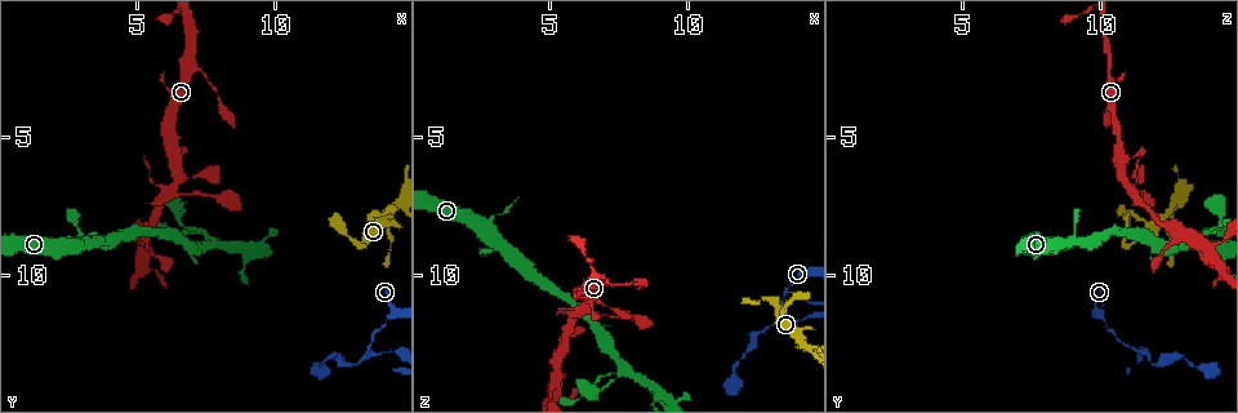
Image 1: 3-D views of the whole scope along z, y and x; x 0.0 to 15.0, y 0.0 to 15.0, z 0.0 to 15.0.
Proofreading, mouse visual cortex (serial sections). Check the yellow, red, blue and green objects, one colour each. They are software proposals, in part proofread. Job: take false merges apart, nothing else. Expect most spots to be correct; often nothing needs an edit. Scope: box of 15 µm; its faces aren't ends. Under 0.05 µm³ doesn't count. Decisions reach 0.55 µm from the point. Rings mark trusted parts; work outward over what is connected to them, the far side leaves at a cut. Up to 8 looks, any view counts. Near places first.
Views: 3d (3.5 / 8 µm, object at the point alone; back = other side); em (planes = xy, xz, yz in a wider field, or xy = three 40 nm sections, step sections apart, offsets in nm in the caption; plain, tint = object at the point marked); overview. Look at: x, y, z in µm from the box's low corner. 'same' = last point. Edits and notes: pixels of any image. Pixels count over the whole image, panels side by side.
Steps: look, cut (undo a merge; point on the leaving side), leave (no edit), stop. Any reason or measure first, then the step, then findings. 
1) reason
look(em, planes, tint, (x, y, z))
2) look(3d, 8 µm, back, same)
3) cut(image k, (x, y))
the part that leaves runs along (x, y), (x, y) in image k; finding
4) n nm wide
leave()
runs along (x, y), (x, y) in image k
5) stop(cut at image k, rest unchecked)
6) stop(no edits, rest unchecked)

sudden change in width
look(3d, 8 µm, (5.3, 9.2, 13.8))

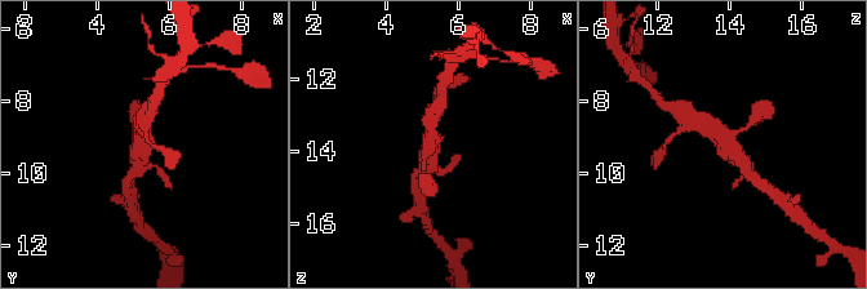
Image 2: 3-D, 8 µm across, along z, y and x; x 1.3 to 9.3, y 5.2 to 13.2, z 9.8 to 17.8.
3 arms; arms of 150, 400, 450 nm; shape alone is not enough
look(em, xy, step 5, tint, (5.2, 9.0, 13.9))

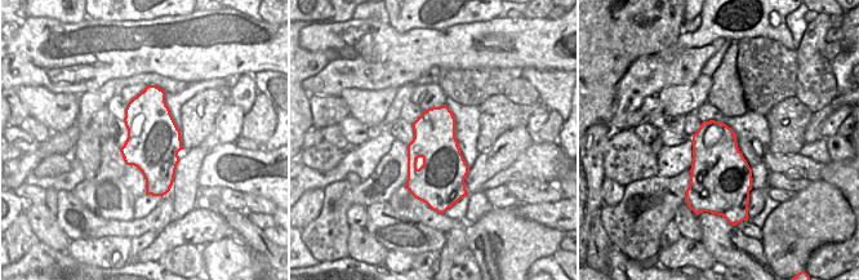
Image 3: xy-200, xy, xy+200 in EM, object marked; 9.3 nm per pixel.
leave()
runs along (696, 118), (719, 133), (746, 169) in image 2; all the same cell

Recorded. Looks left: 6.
two arms at a narrow angle
look(em, xy, step 2, tint, (7.8, 8.8, 13.4))

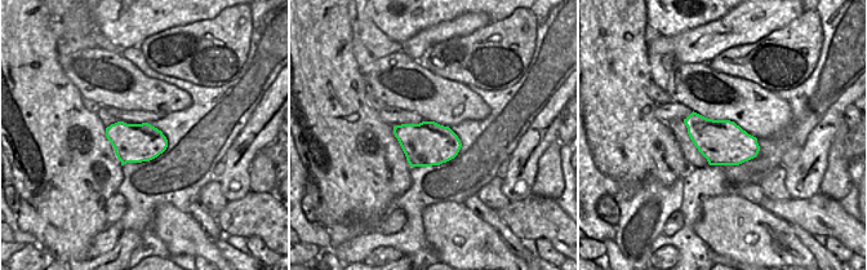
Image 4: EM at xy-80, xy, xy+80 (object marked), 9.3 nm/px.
see where the arms go
look(3d, 3.5 µm, same)

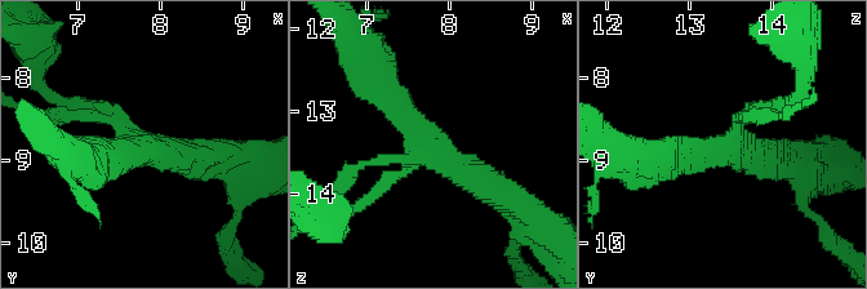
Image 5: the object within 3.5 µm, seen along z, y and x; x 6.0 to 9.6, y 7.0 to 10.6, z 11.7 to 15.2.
arms of 100, 150, 350, 350 nm
leave()
runs along (373, 76), (425, 139), (501, 195) in image 5; all the same cell

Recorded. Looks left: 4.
a narrow waist
look(3d, 8 µm, (7.0, 6.5, 11.1))

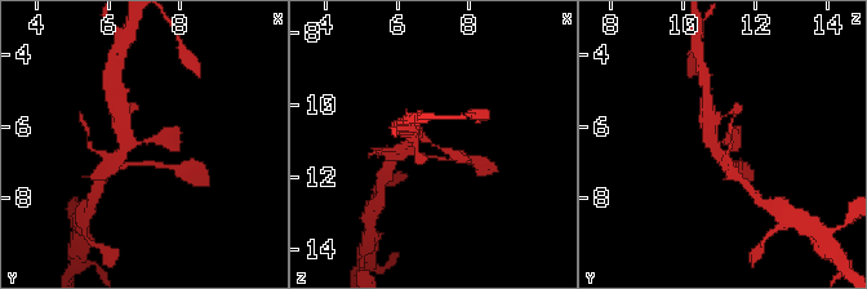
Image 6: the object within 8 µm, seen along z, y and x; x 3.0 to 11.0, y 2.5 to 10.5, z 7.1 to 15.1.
closer look
look(3d, 3.5 µm, (7.0, 6.5, 11.2))

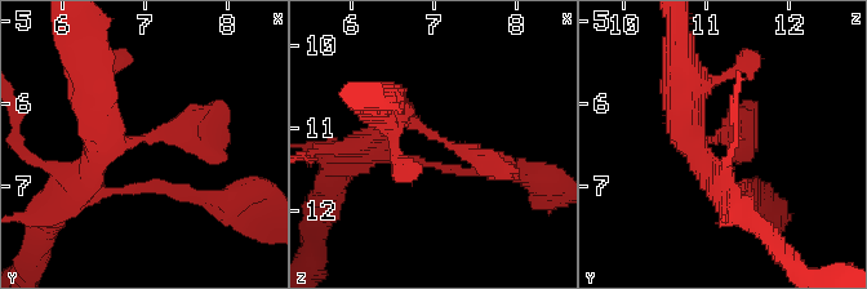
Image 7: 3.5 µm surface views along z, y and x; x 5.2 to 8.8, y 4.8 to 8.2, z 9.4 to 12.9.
now the EM
look(em, planes, tint, (7.05, 6.45, 11.10))

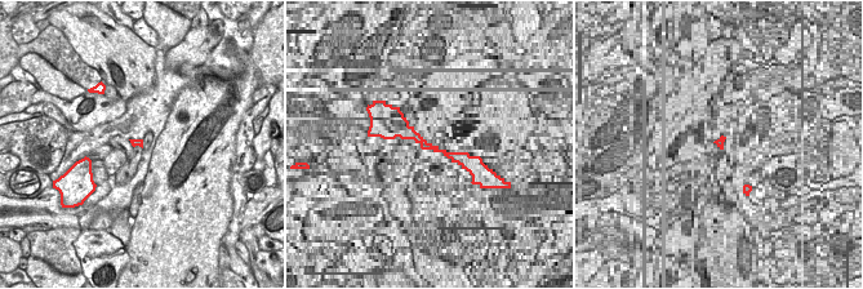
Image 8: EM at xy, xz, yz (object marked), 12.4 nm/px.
leave()
runs along (388, 106), (448, 146), (507, 169) in image 7; one cell here

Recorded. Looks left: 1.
stop(no edits, rest unchecked)

